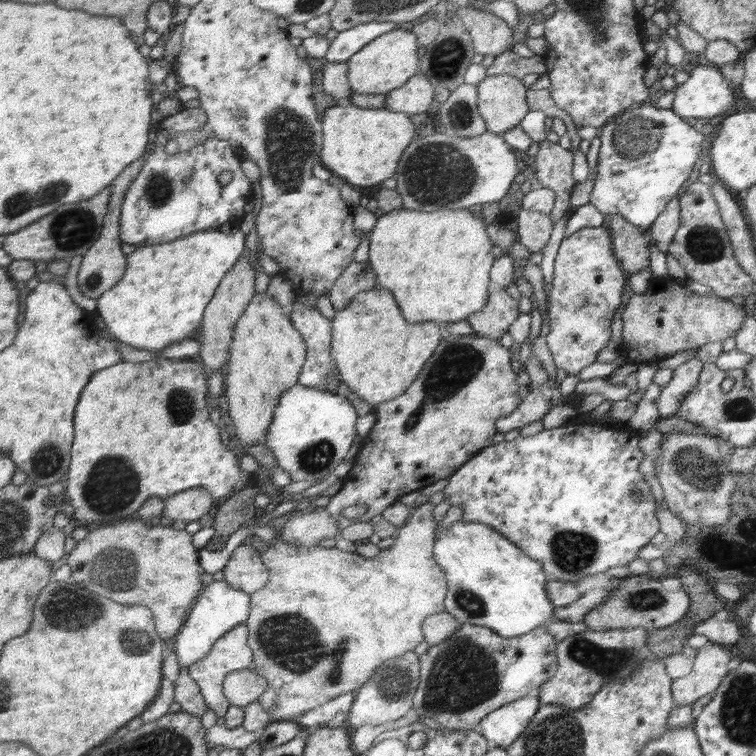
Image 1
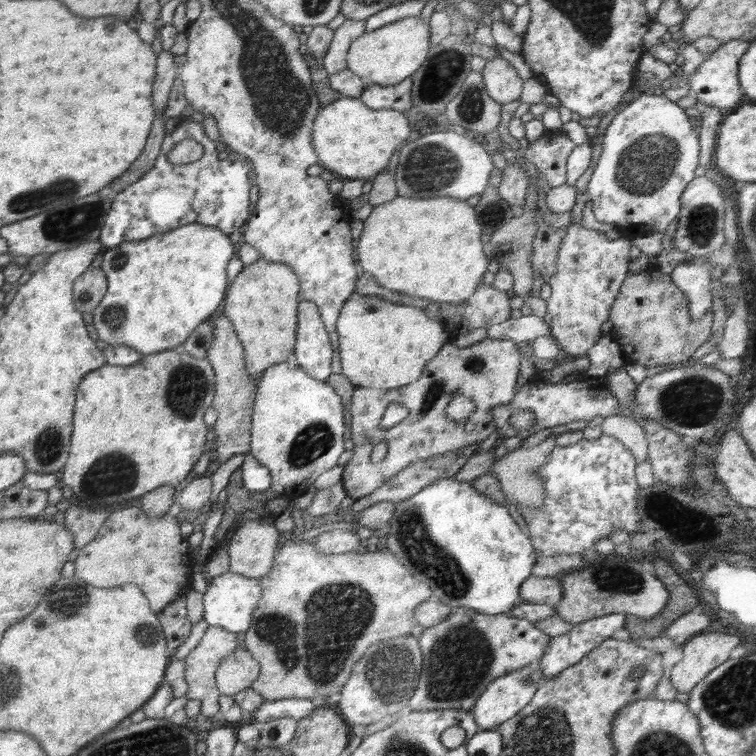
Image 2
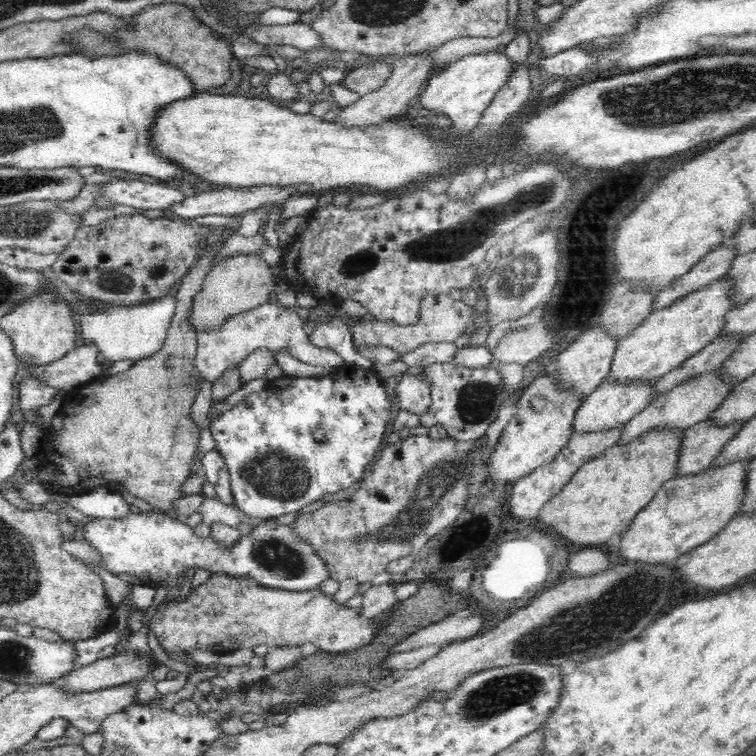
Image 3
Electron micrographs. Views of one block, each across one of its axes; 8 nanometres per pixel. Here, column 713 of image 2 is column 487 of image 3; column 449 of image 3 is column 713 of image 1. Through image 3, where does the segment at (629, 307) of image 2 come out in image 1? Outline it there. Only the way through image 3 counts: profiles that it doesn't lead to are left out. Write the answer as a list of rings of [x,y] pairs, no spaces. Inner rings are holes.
[[[672,284],[656,292],[628,293],[623,313],[625,356],[637,364],[659,363],[667,356],[684,350],[700,348],[708,342],[718,342],[735,336],[744,320],[744,310],[730,299],[718,295],[702,296],[686,286]]]

